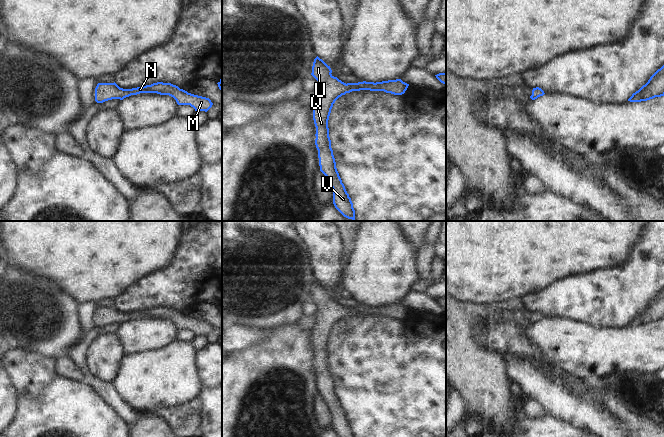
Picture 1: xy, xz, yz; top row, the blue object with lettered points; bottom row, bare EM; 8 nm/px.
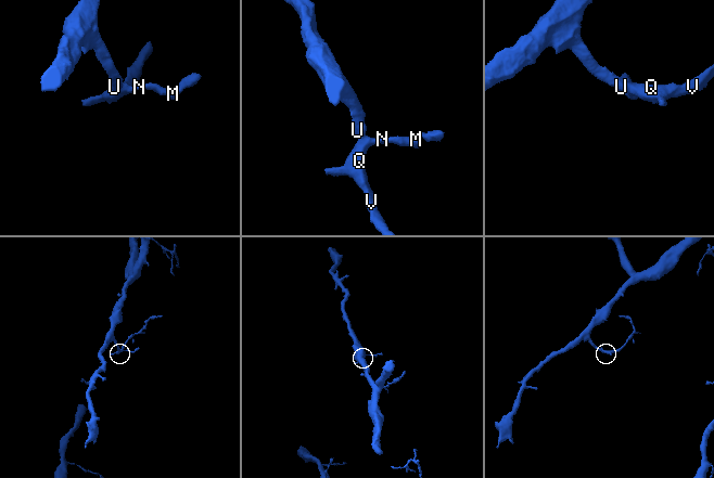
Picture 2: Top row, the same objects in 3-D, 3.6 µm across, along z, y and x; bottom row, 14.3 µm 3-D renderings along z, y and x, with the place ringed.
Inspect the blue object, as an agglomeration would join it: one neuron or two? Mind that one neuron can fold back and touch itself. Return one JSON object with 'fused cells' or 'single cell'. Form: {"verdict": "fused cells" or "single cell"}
{"verdict": "single cell"}

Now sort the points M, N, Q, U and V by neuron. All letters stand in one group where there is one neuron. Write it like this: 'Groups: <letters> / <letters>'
Groups: M N Q U V.

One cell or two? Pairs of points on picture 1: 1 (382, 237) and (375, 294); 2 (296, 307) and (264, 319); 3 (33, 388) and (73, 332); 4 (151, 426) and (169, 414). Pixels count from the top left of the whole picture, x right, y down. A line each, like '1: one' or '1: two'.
1: one
2: one
3: two
4: two

